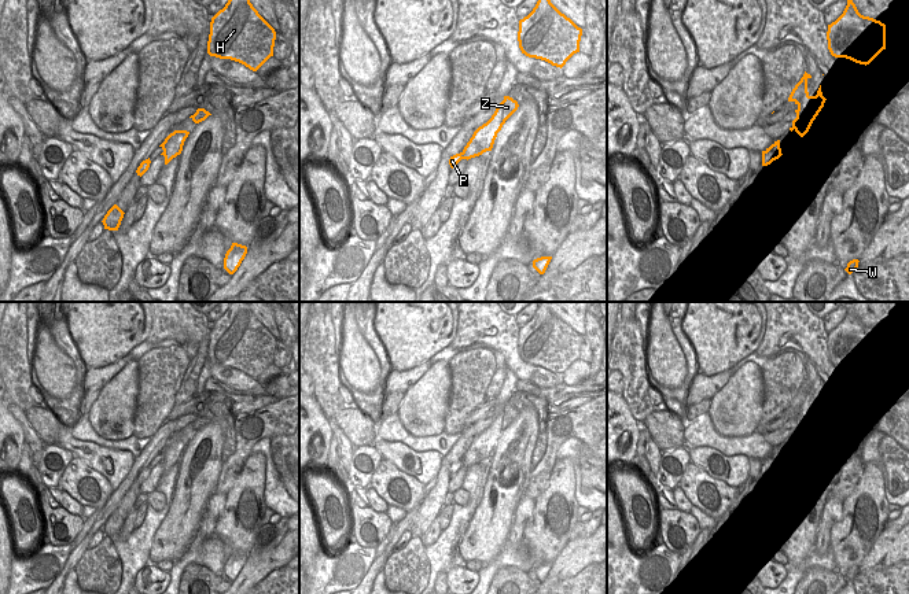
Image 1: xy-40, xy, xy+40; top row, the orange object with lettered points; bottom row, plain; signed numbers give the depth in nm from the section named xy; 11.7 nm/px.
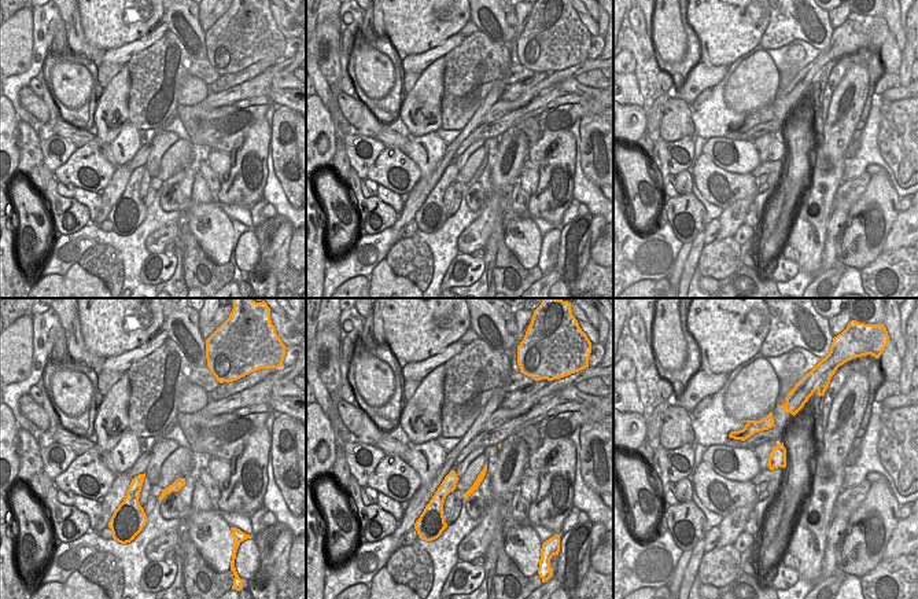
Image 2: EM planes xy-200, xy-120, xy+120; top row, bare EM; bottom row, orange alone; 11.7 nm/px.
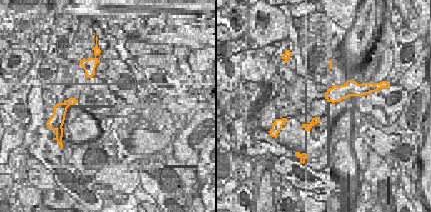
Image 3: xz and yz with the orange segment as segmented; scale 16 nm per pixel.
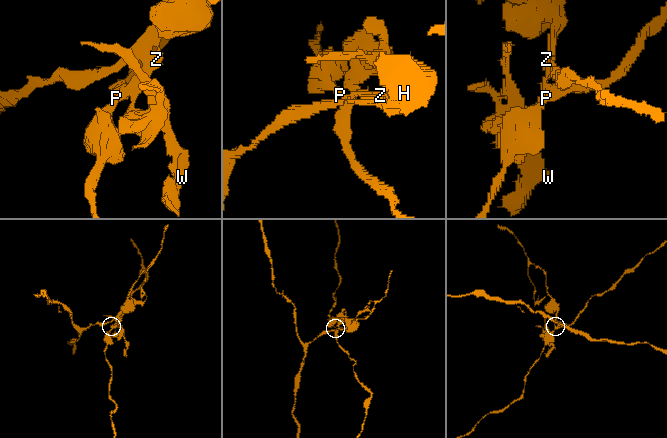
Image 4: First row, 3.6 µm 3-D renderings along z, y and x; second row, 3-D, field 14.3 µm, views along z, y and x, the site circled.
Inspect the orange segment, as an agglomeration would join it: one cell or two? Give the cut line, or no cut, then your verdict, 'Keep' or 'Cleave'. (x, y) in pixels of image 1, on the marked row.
Split along xy (462, 152), (466, 158). Cleave

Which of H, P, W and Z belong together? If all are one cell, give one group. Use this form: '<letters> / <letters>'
H W Z / P

